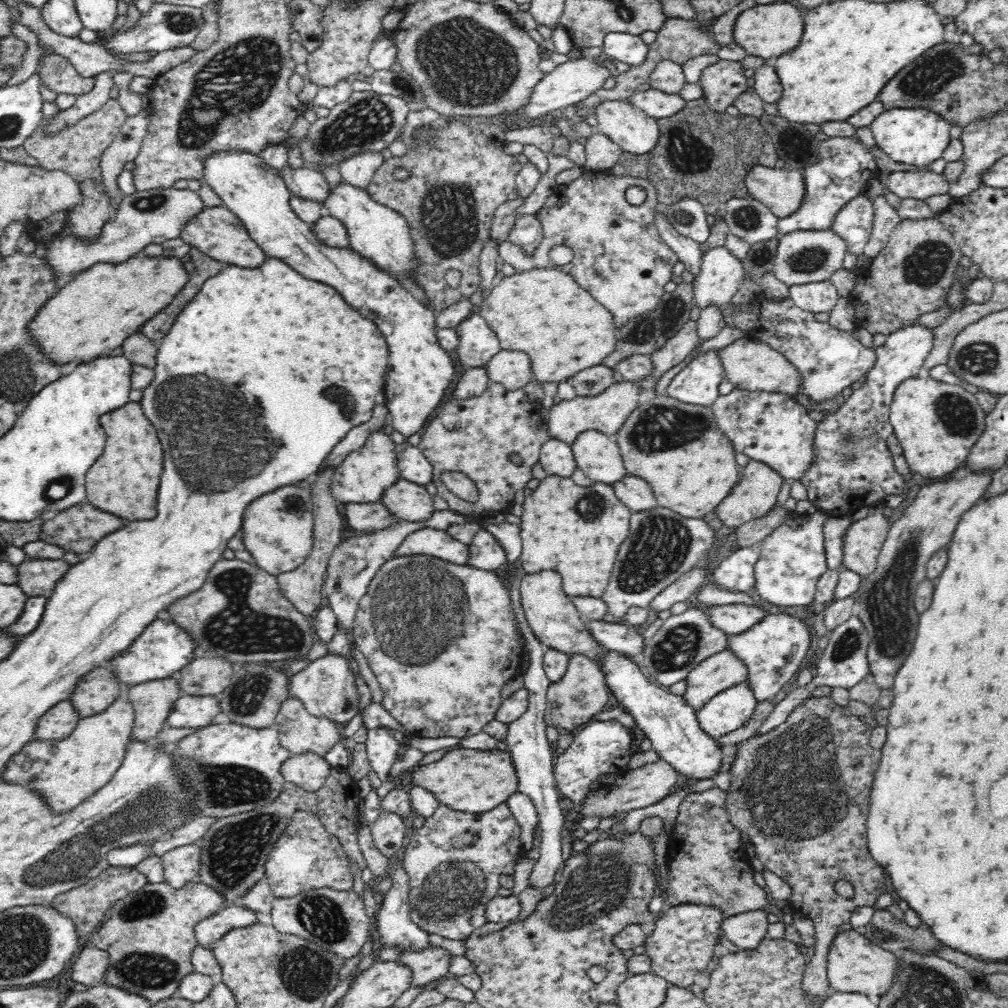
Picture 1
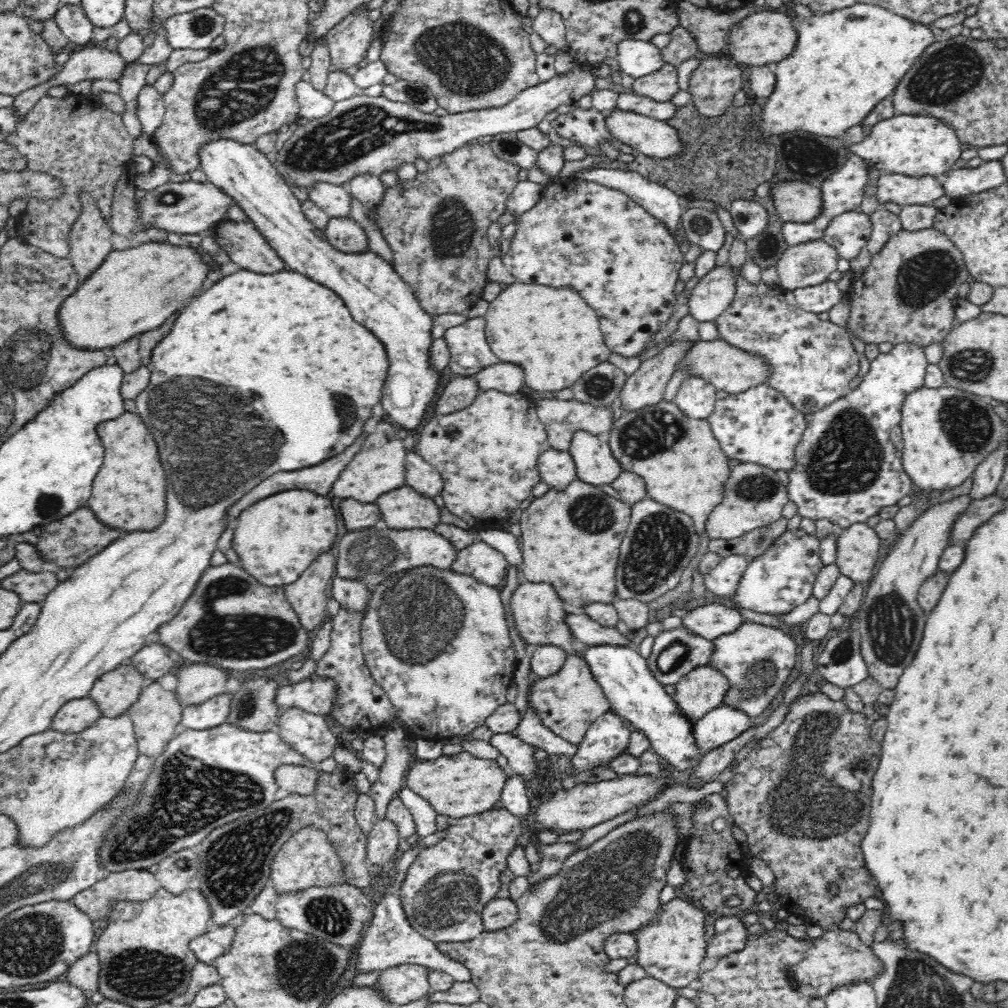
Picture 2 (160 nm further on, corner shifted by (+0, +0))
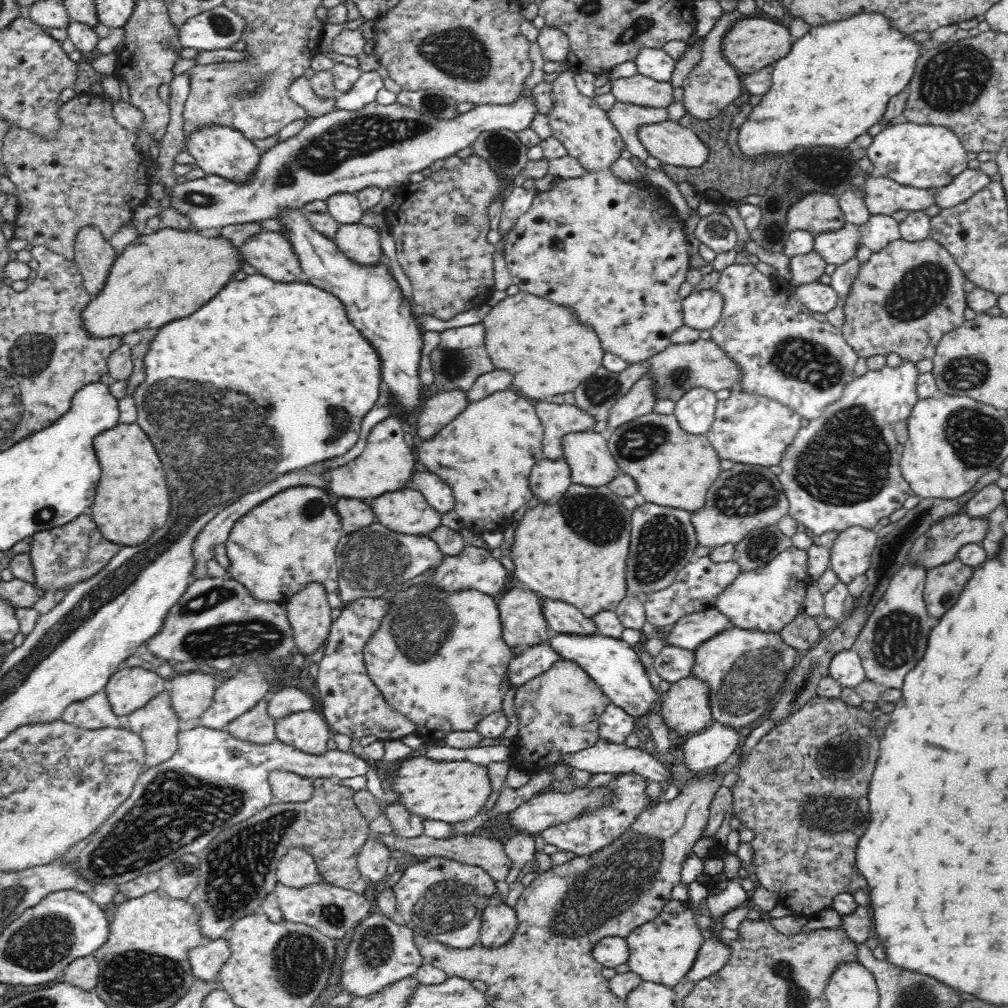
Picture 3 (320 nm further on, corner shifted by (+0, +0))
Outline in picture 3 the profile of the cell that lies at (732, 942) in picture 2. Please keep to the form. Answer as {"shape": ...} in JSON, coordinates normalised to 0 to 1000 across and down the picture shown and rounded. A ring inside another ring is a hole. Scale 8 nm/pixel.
{"shape":[[[710,931],[698,934],[679,972],[688,976],[698,972],[701,968],[712,964],[720,956],[722,948],[724,948],[724,938],[721,936],[713,935]]]}

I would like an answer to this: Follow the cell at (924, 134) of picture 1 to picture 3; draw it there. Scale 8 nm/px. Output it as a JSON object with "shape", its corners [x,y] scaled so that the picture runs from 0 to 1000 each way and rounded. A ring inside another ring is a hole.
{"shape":[[[901,120],[878,125],[867,135],[860,156],[868,165],[867,176],[881,176],[893,184],[913,188],[932,188],[960,167],[960,150],[944,129],[935,125],[914,124]]]}

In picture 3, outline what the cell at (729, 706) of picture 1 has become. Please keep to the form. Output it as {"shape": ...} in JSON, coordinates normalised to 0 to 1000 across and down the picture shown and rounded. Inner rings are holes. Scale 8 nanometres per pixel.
{"shape":[[[706,716],[693,727],[678,734],[678,758],[687,770],[695,771],[718,758],[732,738],[732,726],[722,719]]]}

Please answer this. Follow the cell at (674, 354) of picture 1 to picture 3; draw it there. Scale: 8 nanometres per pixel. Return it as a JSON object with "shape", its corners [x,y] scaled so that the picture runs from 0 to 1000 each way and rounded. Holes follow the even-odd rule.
{"shape":[[[636,374],[606,406],[602,413],[603,425],[613,425],[634,413],[647,410],[651,396],[647,390],[647,376]]]}

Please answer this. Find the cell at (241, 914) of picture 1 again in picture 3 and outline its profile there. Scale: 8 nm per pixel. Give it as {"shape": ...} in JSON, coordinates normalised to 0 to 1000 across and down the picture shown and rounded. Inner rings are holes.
{"shape":[[[222,931],[203,933],[201,937],[187,943],[190,965],[194,971],[204,974],[217,973],[217,964],[229,947],[228,939]]]}

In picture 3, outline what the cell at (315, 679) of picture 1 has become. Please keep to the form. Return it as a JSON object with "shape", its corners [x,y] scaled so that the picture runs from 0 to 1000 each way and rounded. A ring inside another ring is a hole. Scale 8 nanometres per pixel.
{"shape":[[[292,681],[282,682],[265,695],[265,703],[268,712],[276,714],[293,706],[313,703],[313,695]]]}

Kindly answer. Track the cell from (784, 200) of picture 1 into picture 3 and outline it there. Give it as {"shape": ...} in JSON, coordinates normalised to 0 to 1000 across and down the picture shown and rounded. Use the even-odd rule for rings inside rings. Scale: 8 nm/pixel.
{"shape":[[[808,190],[784,206],[781,221],[785,229],[798,228],[810,234],[834,227],[840,218],[828,194]]]}

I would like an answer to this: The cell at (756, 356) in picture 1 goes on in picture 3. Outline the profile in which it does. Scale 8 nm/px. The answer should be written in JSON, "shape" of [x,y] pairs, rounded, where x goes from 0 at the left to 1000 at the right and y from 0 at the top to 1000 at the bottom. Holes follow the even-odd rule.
{"shape":[[[692,336],[692,339],[687,340],[667,340],[661,347],[644,355],[643,367],[637,374],[647,376],[651,399],[663,396],[671,399],[688,385],[700,385],[707,390],[718,385],[729,387],[728,383],[734,379],[734,366],[706,336]]]}

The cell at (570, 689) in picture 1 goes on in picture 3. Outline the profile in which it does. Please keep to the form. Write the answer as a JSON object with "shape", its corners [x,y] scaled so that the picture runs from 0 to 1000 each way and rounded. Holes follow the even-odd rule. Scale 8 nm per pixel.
{"shape":[[[558,653],[554,657],[550,657],[542,667],[514,682],[509,695],[510,709],[515,717],[513,729],[508,733],[510,738],[504,740],[504,743],[508,745],[508,754],[506,754],[505,760],[524,765],[526,770],[535,768],[538,764],[548,766],[556,757],[555,752],[558,750],[566,749],[589,740],[589,737],[594,733],[595,709],[606,696],[573,658]]]}

